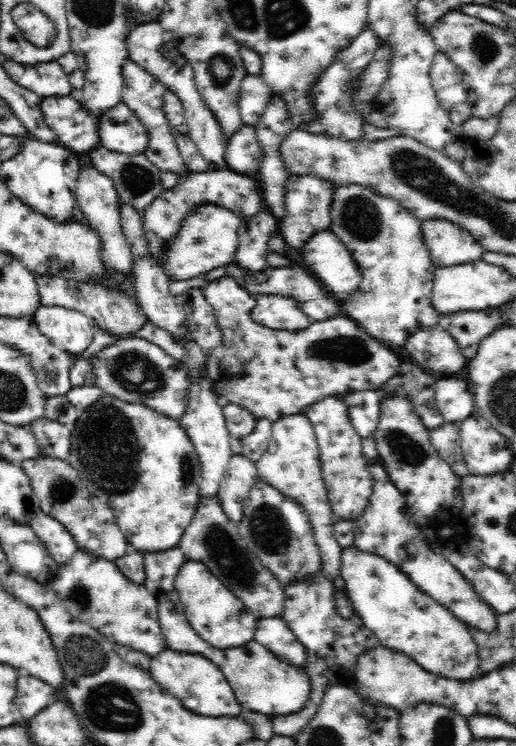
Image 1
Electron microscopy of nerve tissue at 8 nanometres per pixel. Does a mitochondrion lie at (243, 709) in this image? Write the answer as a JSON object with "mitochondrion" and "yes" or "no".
{"mitochondrion":"no"}

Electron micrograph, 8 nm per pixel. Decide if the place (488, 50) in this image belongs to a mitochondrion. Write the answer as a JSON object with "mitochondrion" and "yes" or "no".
{"mitochondrion":"yes"}

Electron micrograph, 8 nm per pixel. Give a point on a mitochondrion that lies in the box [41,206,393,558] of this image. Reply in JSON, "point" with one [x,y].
{"point":[115,469]}

